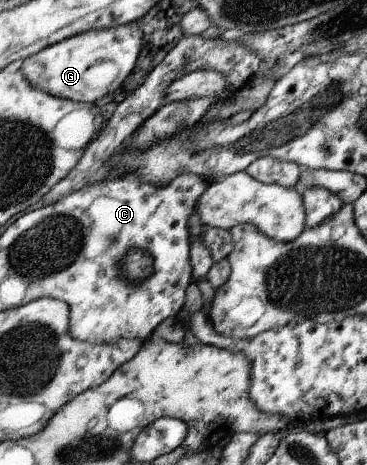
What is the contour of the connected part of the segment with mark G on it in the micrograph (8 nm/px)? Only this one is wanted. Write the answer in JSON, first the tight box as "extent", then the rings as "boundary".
{"extent":[21,24,142,102],"boundary":[[[134,24],[92,29],[45,48],[26,59],[21,68],[33,82],[34,88],[63,99],[96,102],[116,90],[126,76],[132,74],[139,59],[140,46],[142,34]]]}

